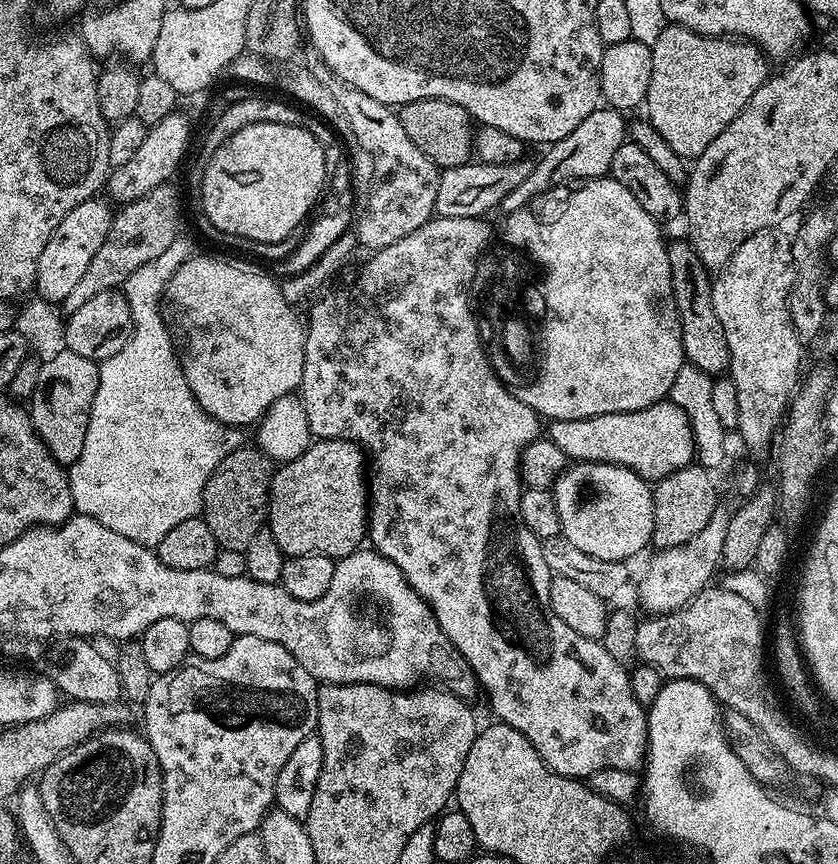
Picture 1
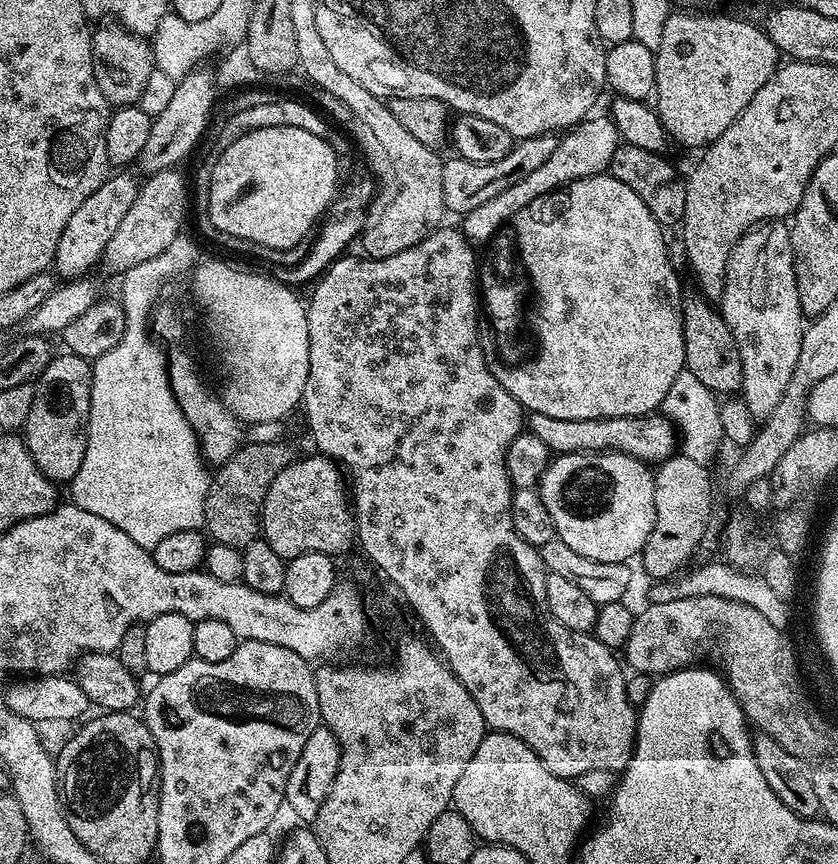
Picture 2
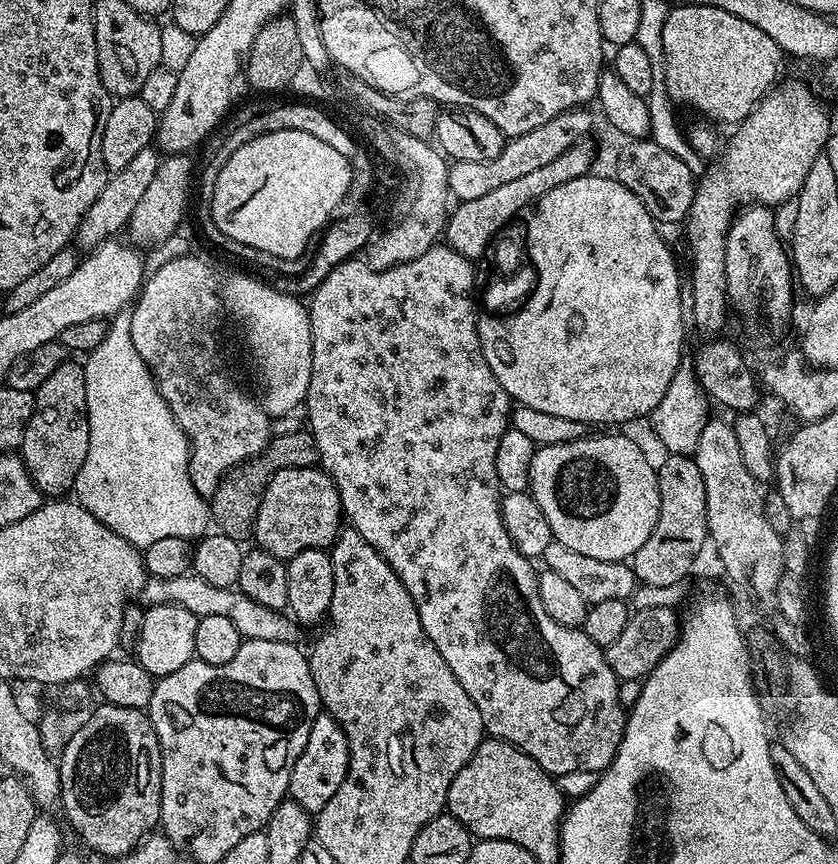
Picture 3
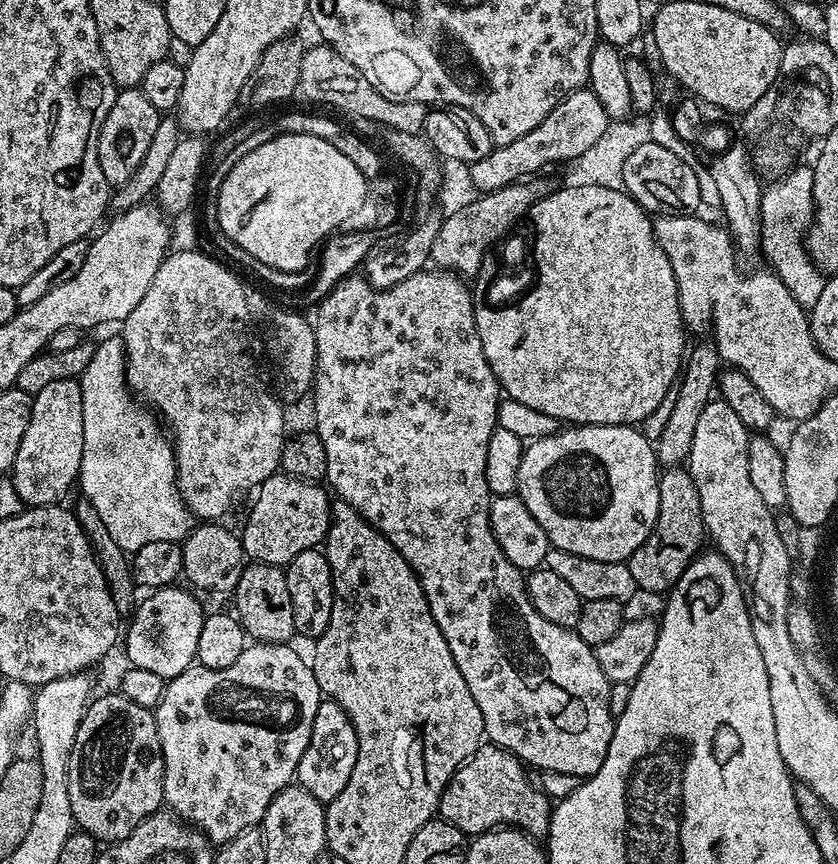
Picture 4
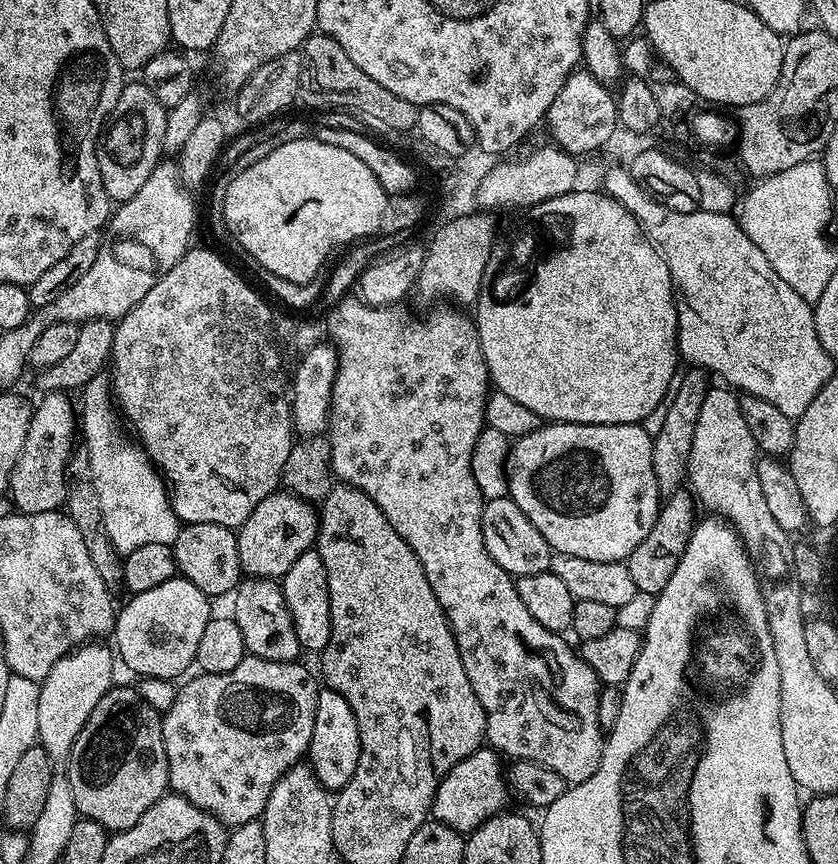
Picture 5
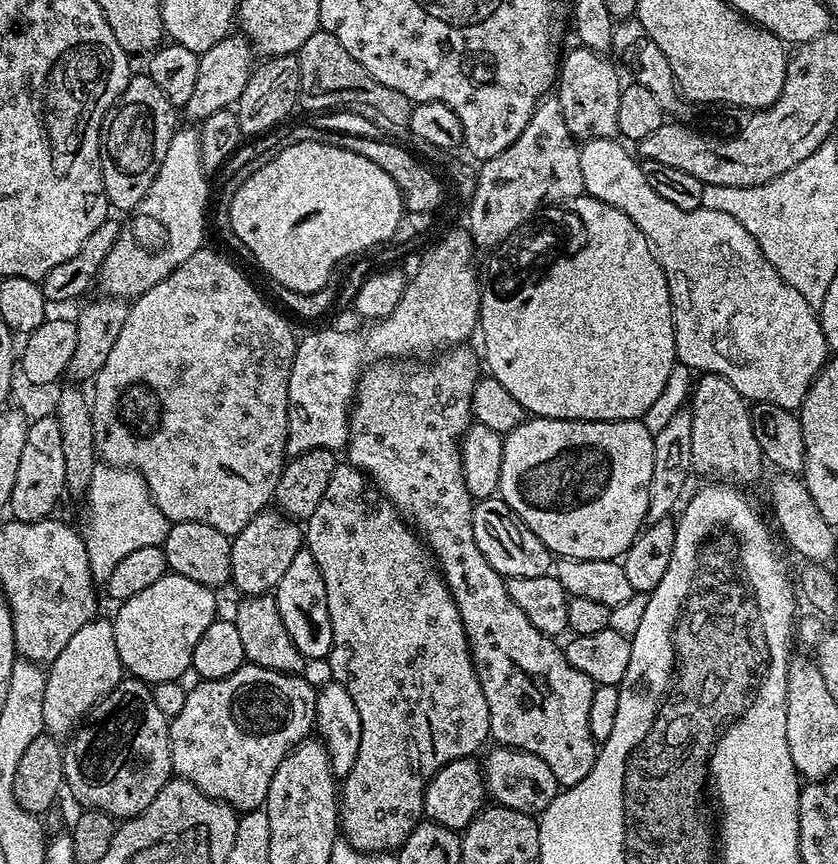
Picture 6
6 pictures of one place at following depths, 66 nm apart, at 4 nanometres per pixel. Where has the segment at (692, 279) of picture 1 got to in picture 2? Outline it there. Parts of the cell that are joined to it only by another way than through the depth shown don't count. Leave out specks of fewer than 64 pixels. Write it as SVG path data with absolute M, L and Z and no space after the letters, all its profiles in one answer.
M698 290L685 291L680 302L680 313L684 315L684 366L709 390L728 398L739 393L742 386L742 358L734 342L734 334L726 326L719 311L710 309Z

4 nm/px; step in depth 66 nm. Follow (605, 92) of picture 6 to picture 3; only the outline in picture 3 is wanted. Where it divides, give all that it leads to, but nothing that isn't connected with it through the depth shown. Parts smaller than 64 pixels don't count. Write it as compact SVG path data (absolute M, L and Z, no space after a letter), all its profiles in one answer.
M587 107L571 108L554 118L550 122L542 122L534 130L530 130L521 136L513 136L507 141L498 154L498 158L490 158L490 162L462 162L457 160L448 165L449 190L457 201L469 200L470 198L482 198L482 194L490 194L497 186L505 182L523 178L524 175L539 170L549 162L554 162L558 154L566 154L570 146L581 143L584 136L592 128L592 116Z

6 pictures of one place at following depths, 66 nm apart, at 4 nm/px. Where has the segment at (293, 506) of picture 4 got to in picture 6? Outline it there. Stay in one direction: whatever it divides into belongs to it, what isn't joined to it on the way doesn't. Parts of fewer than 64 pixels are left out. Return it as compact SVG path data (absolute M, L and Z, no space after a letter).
M272 511L259 512L237 536L231 537L230 584L244 596L263 596L271 593L282 574L286 574L294 554L302 550L301 525L285 516L283 511Z

